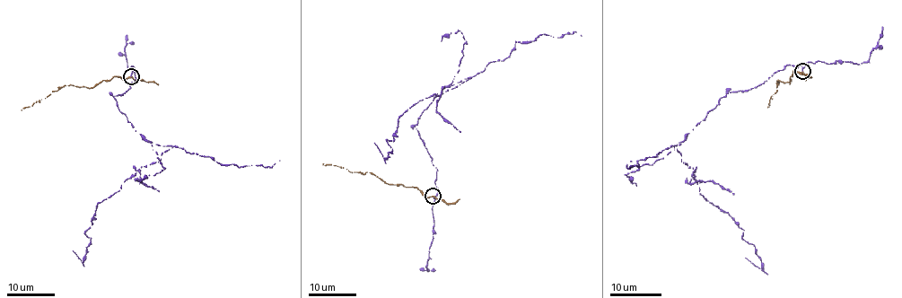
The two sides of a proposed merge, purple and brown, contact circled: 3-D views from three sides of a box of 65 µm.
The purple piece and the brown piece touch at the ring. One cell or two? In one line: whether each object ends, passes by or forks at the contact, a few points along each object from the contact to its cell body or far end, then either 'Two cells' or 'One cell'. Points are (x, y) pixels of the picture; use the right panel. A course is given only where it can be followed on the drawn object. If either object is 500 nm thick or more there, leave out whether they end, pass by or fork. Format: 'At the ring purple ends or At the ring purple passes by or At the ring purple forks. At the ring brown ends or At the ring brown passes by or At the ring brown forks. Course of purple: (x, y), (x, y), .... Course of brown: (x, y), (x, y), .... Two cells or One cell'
At the ring purple ends. At the ring brown passes by. Course of purple: (801, 71), (801, 64), (788, 65), (726, 94), (677, 145), (699, 193), (743, 230), (759, 268), (746, 258). Course of brown: (801, 71), (803, 74), (792, 71), (790, 83), (776, 82), (779, 83), (767, 107). Two cells

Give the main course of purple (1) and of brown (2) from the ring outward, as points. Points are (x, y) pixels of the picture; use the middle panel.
1: (432, 196), (437, 173), (415, 125), (437, 94), (470, 78), (398, 118), (388, 157), (374, 143)
2: (432, 196), (426, 197), (415, 188), (389, 185), (366, 171), (362, 174), (323, 163)

